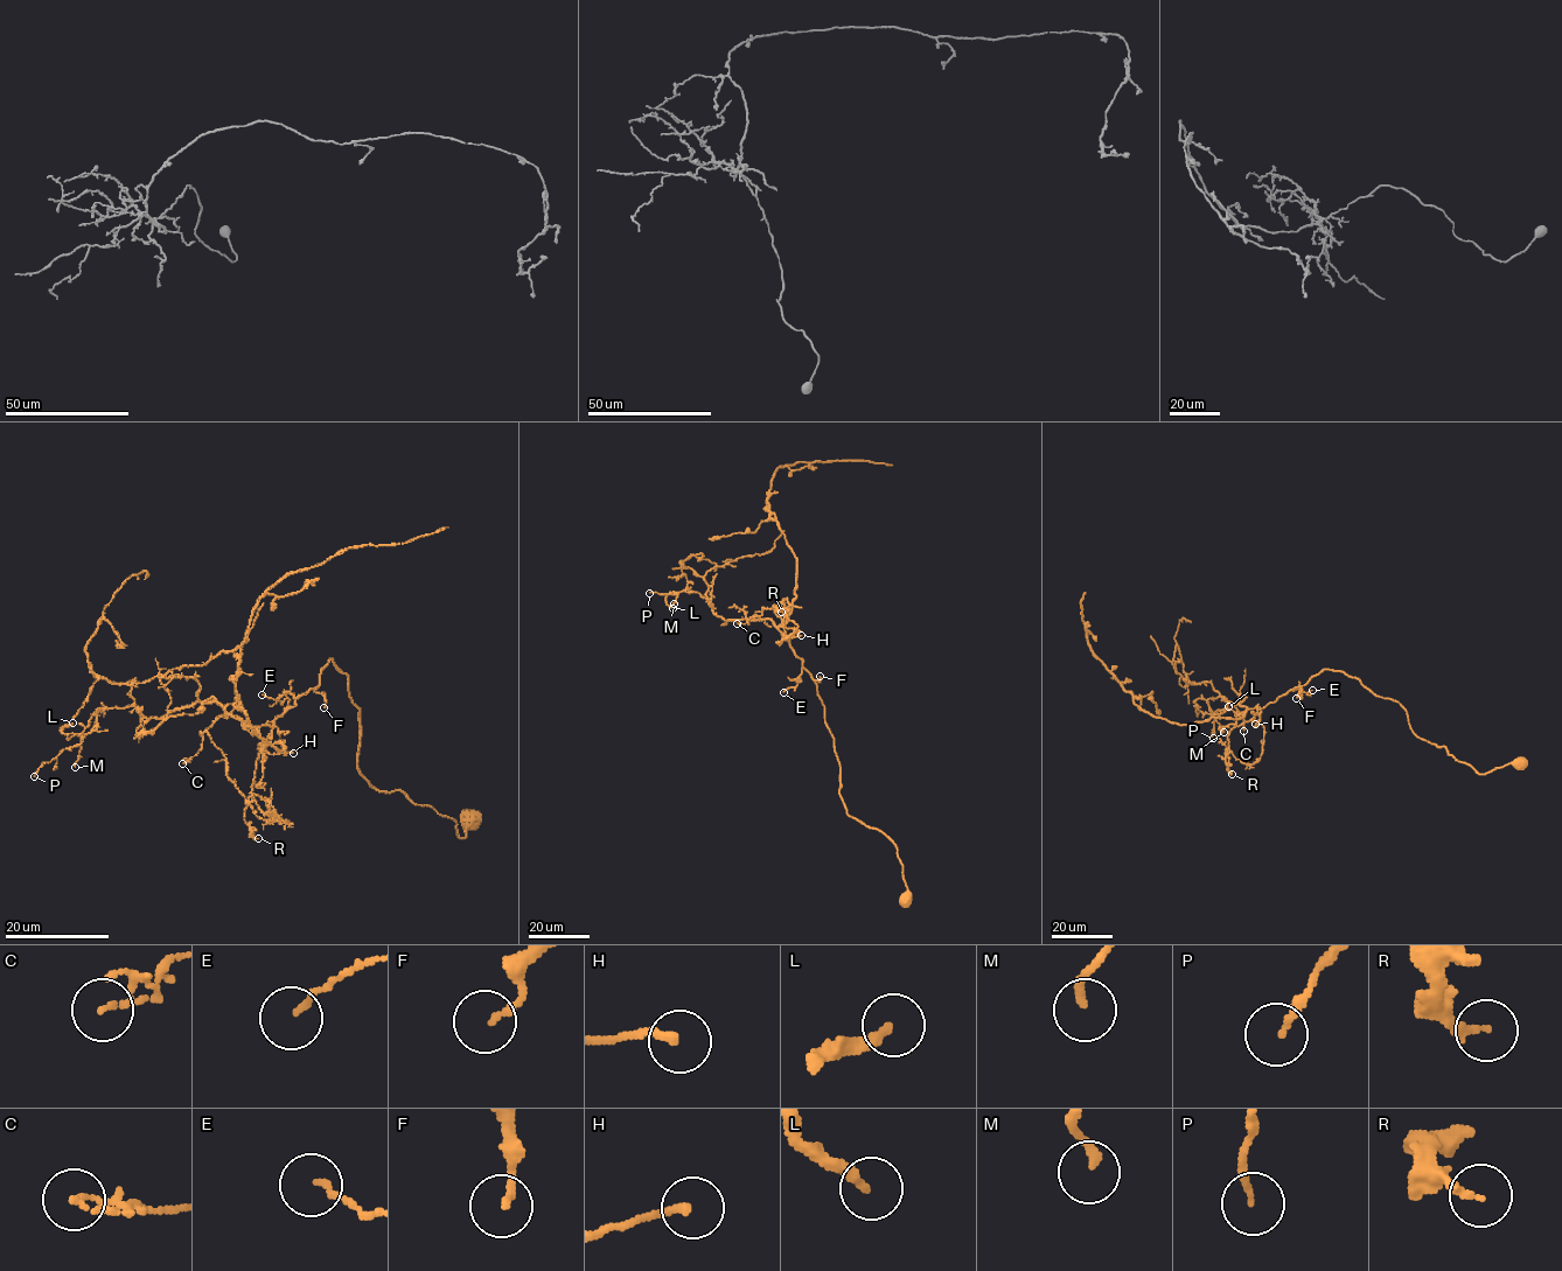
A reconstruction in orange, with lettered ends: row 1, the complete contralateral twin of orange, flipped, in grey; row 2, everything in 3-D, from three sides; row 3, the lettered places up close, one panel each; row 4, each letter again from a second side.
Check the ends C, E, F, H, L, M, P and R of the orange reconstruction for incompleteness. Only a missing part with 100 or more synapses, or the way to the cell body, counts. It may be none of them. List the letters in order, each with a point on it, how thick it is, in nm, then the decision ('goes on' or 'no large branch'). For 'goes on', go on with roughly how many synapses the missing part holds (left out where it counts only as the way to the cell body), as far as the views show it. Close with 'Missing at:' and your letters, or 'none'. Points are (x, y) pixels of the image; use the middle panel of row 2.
C: place (737, 623); calibre 120 nm; no large branch
E: place (783, 692); calibre 120 nm; no large branch
F: place (820, 676); calibre 150 nm; no large branch
H: place (801, 635); calibre 200 nm; no large branch
L: place (673, 608); calibre 240 nm; no large branch
M: place (674, 603); calibre 200 nm; no large branch
P: place (649, 593); calibre 170 nm; no large branch
R: place (781, 612); calibre 200 nm; no large branch
Missing at: none

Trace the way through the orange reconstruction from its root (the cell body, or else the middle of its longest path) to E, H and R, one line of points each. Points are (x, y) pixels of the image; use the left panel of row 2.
E: (469, 816), (460, 837), (452, 819), (363, 777), (358, 709), (330, 658), (305, 693), (262, 695)
H: (469, 816), (460, 837), (452, 819), (363, 777), (358, 709), (330, 658), (263, 745), (293, 753)
R: (469, 816), (460, 837), (363, 777), (358, 709), (330, 658), (271, 726), (207, 730), (258, 838)

